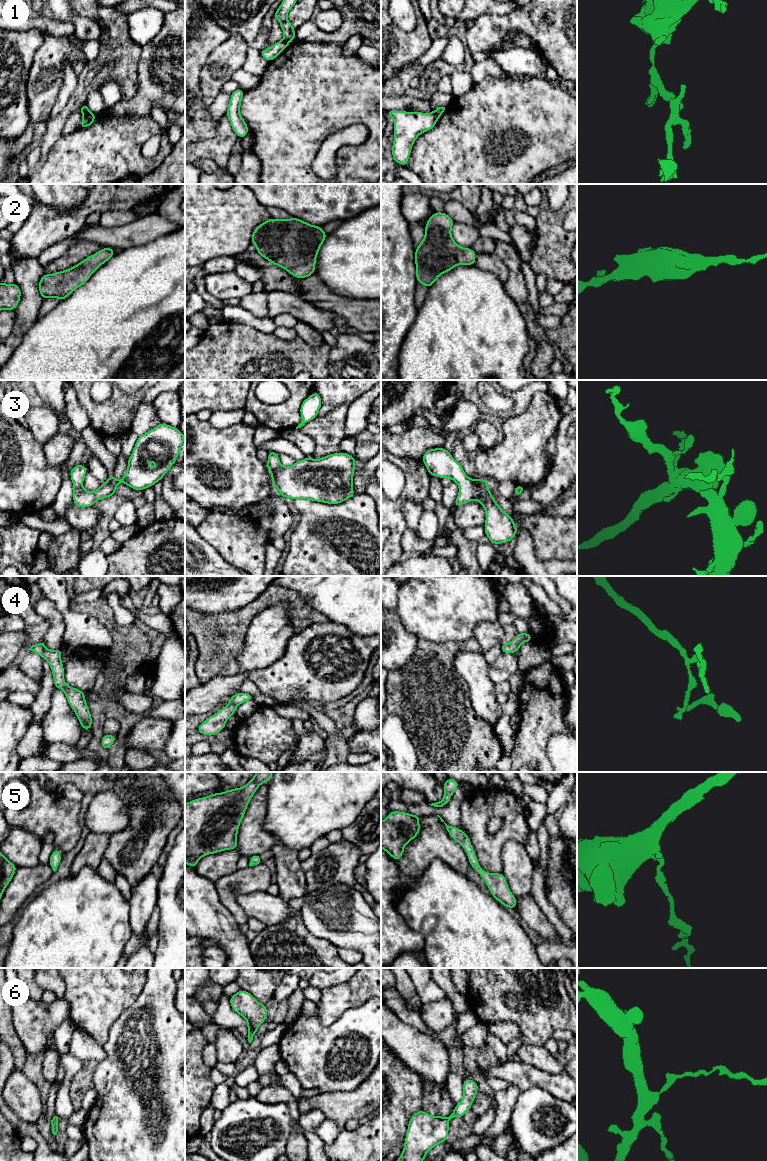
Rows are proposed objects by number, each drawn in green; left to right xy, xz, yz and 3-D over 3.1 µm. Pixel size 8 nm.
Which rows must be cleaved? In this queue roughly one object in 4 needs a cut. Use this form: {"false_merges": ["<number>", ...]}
{"false_merges": ["1"]}

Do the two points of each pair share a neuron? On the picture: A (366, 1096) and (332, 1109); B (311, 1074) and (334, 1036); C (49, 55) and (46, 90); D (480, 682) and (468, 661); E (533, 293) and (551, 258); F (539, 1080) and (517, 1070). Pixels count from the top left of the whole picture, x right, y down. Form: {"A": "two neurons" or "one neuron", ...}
{"A": "one neuron", "B": "one neuron", "C": "one neuron", "D": "one neuron", "E": "two neurons", "F": "one neuron"}

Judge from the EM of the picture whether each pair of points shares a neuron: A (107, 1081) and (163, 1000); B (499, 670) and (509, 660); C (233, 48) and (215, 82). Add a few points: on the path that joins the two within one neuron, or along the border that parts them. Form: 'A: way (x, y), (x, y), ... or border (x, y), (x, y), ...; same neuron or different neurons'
A: way (116, 1060), (116, 1056), (153, 1021); same neuron
B: way (501, 668), (507, 662); same neuron
C: way (228, 57), (225, 60), (225, 67), (220, 74); same neuron

